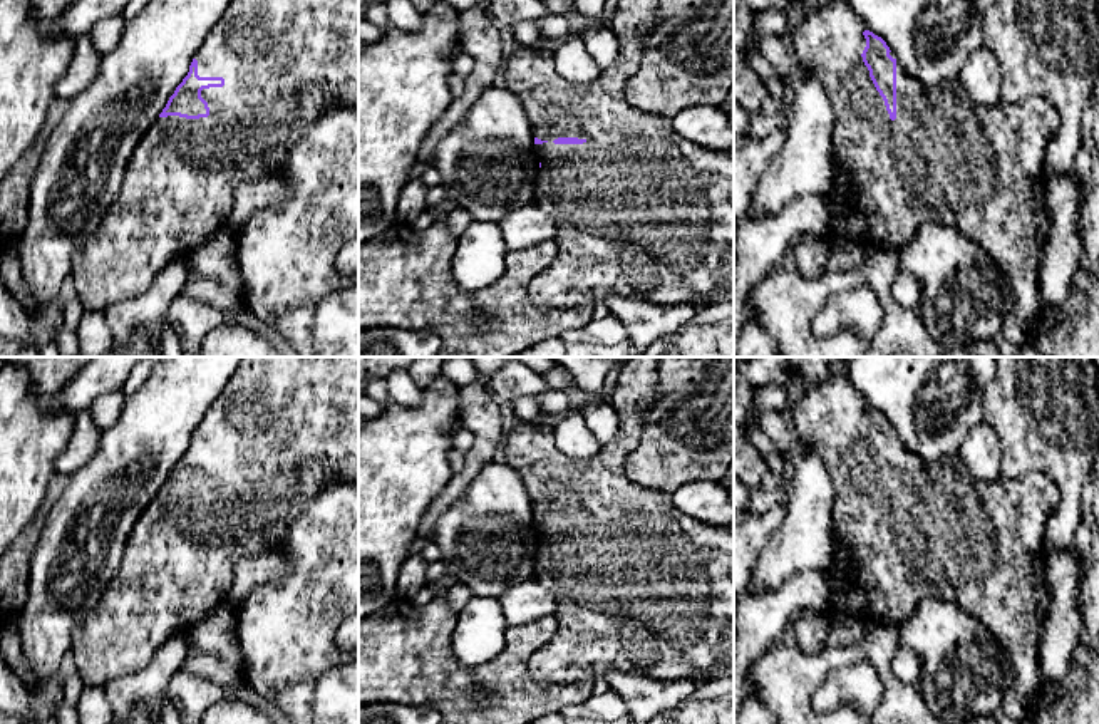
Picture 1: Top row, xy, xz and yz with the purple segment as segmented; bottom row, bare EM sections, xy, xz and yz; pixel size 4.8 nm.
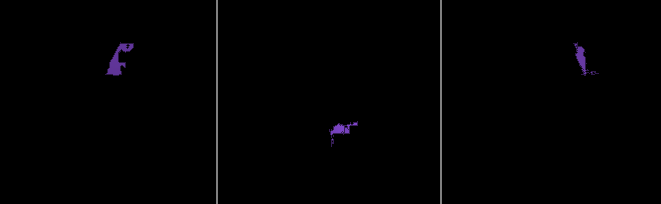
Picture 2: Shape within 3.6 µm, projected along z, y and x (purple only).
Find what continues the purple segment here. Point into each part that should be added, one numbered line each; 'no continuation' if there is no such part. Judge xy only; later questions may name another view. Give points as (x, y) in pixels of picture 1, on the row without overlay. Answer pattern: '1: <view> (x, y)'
1: xy (285, 424)

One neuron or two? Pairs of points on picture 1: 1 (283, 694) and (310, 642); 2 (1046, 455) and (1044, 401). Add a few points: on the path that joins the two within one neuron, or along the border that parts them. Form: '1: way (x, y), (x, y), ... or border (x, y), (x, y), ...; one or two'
1: way (283, 681), (283, 669), (297, 656); one
2: way (1046, 441), (1046, 414); one

